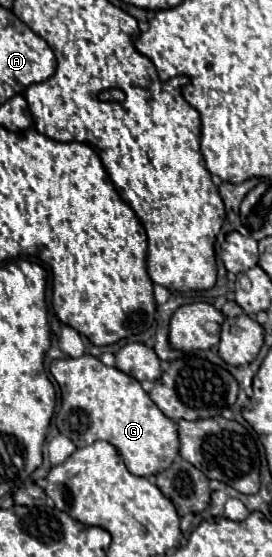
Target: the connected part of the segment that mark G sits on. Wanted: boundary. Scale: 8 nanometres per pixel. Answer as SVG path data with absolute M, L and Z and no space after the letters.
M83 354L81 358L61 358L51 362L51 374L59 382L61 388L61 408L55 416L57 428L61 434L71 438L77 448L83 448L87 444L93 444L97 440L105 440L113 444L119 454L125 460L125 466L131 474L135 476L155 476L161 470L167 470L175 456L179 454L179 434L177 434L177 424L169 420L157 404L149 398L149 394L141 388L139 380L133 376L121 372L119 368L105 366L99 358L91 354Z

